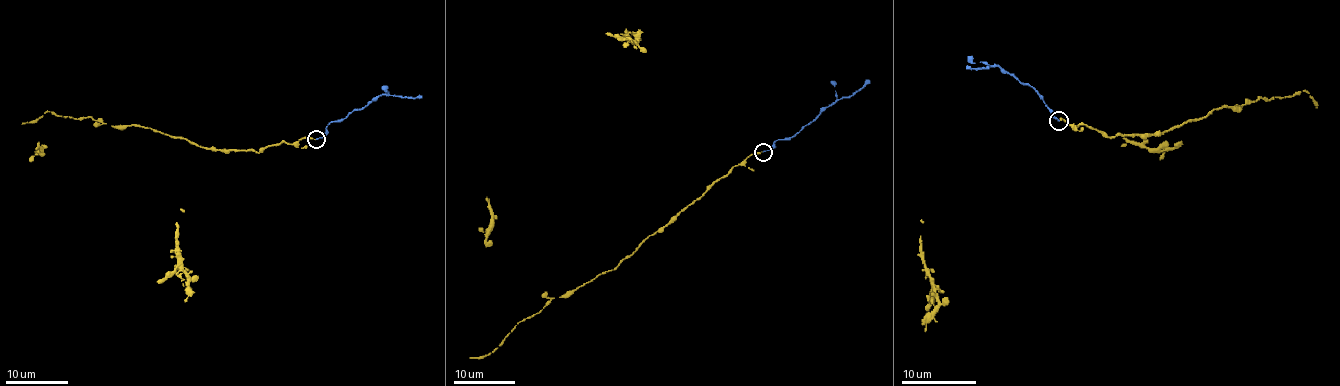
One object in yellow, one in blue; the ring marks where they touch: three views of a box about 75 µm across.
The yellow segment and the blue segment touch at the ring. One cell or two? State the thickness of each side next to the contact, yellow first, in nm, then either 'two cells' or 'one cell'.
calibres 240 and 140 nm; one cell

